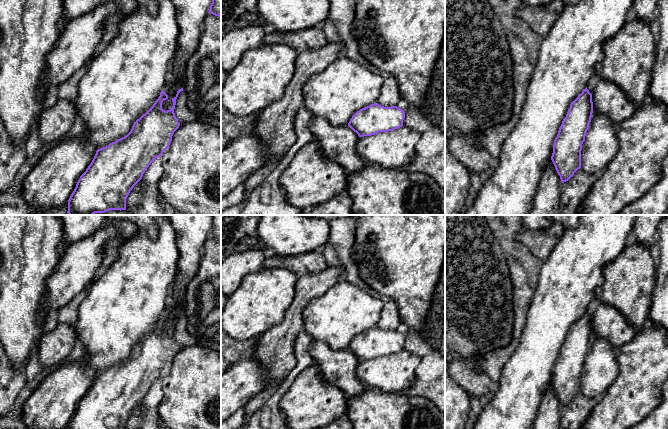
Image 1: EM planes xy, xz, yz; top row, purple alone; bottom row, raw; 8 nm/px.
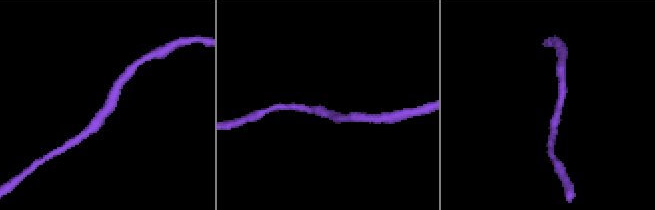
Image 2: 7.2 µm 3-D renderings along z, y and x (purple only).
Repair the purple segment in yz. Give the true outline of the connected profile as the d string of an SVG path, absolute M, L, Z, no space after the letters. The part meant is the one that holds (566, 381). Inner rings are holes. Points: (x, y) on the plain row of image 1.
M587 311L571 326L554 364L551 384L561 406L581 392L581 374L593 337L592 318Z

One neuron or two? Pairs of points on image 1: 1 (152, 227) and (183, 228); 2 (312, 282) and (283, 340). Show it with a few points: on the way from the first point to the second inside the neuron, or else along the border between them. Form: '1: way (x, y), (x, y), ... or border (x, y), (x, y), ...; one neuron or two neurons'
1: border (158, 225), (158, 235), (153, 239), (141, 231); two neurons
2: way (303, 296), (294, 311), (293, 321), (290, 326); one neuron

